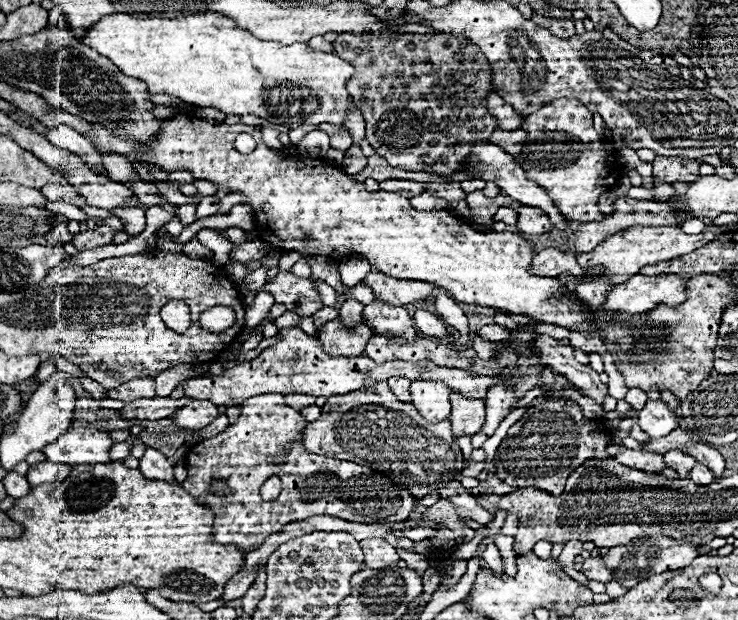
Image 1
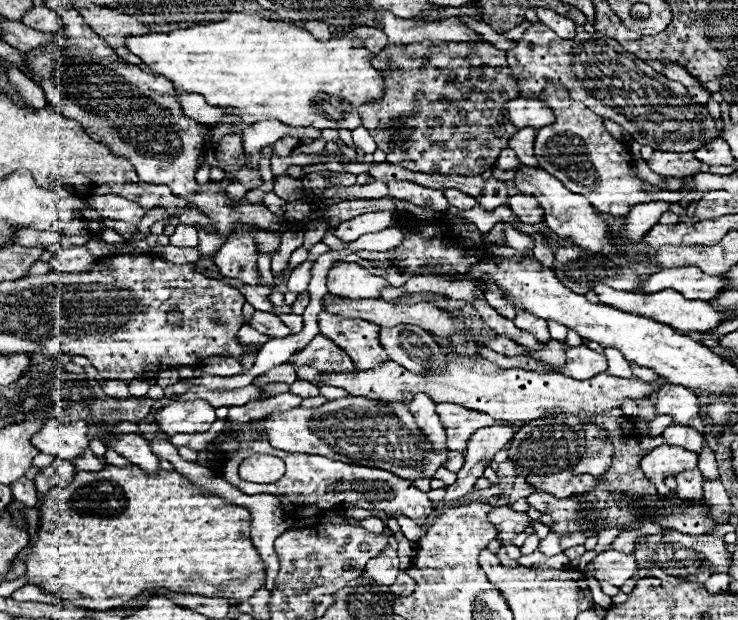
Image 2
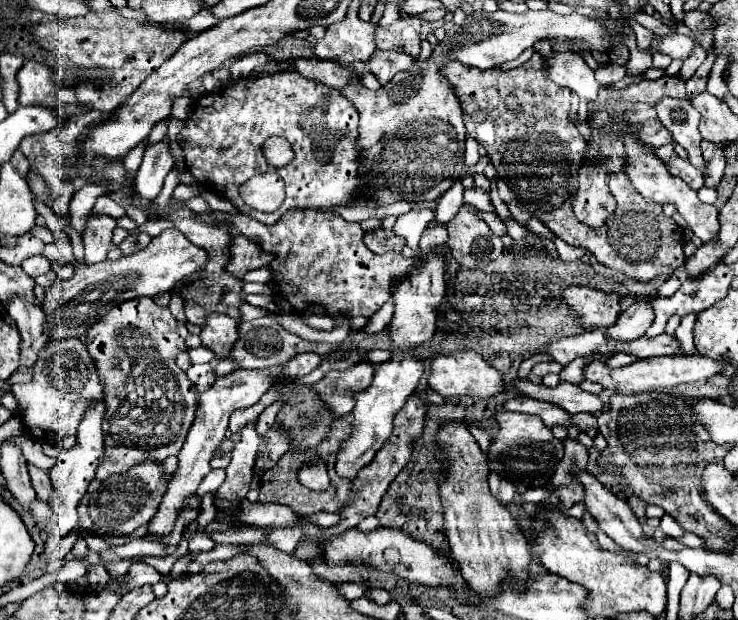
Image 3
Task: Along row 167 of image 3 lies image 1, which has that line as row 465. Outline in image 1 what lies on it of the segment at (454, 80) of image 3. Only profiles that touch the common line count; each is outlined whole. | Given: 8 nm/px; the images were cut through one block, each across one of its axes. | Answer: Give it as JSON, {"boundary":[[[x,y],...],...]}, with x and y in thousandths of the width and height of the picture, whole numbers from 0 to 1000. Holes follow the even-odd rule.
{"boundary":[[[729,642],[726,655],[718,655],[713,661],[713,668],[688,694],[686,706],[680,710],[680,716],[672,726],[669,735],[669,755],[672,755],[672,768],[691,781],[694,787],[732,787],[748,800],[759,800],[759,794],[764,794],[764,781],[770,774],[770,768],[789,752],[794,742],[813,742],[813,739],[827,739],[821,732],[821,719],[824,719],[827,706],[821,703],[821,697],[816,694],[816,687],[805,677],[794,677],[786,655],[778,652],[775,645],[740,645],[740,642]]]}

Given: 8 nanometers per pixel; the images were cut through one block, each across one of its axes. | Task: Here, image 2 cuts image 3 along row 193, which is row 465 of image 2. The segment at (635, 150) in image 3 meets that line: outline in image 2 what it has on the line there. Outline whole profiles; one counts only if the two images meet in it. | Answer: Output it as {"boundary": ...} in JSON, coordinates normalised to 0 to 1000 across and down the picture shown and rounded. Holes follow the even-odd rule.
{"boundary":[[[902,716],[886,723],[883,729],[878,729],[878,735],[867,742],[870,761],[878,774],[883,774],[883,781],[889,781],[889,790],[897,800],[904,800],[909,794],[900,779],[902,768],[916,768],[927,758],[938,758],[943,755],[943,748],[946,735],[940,729]]]}

